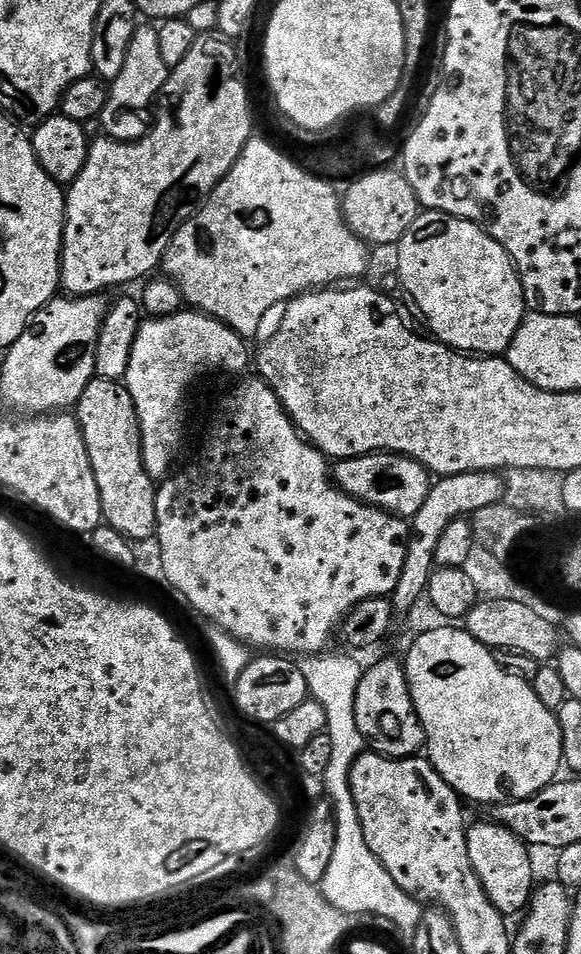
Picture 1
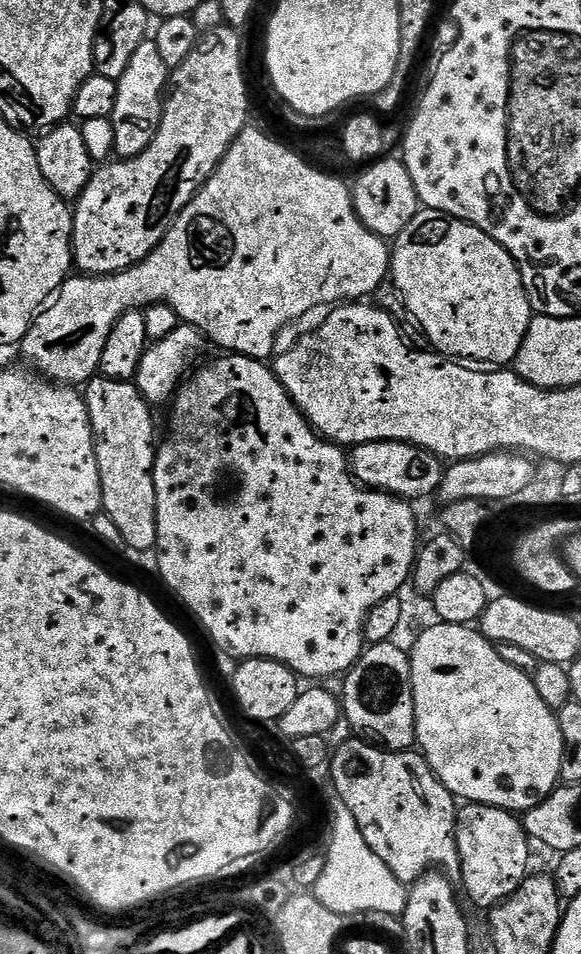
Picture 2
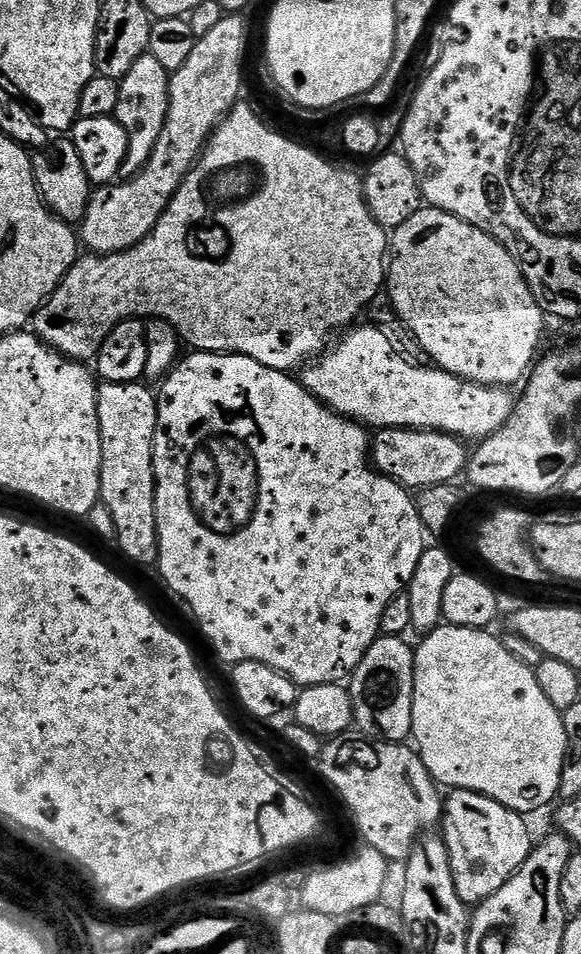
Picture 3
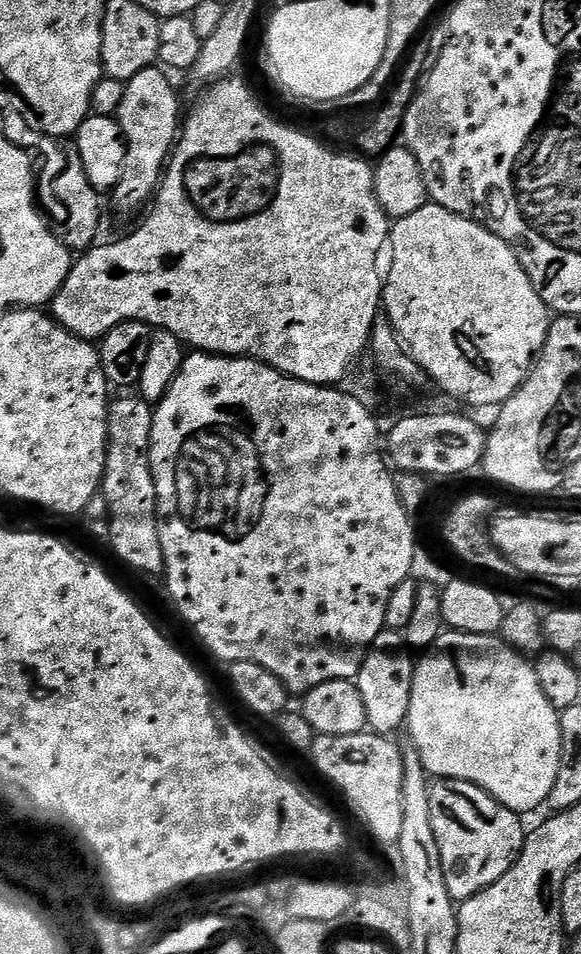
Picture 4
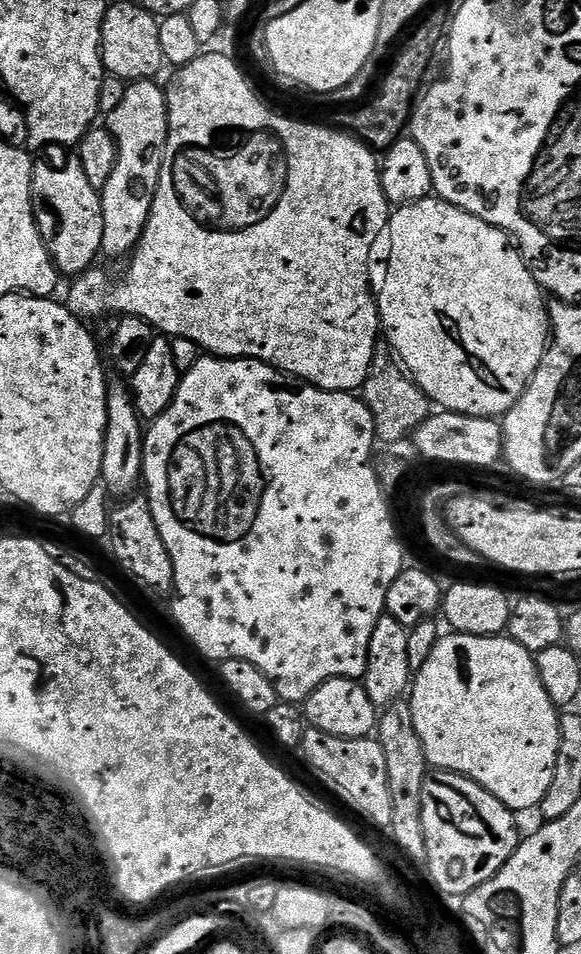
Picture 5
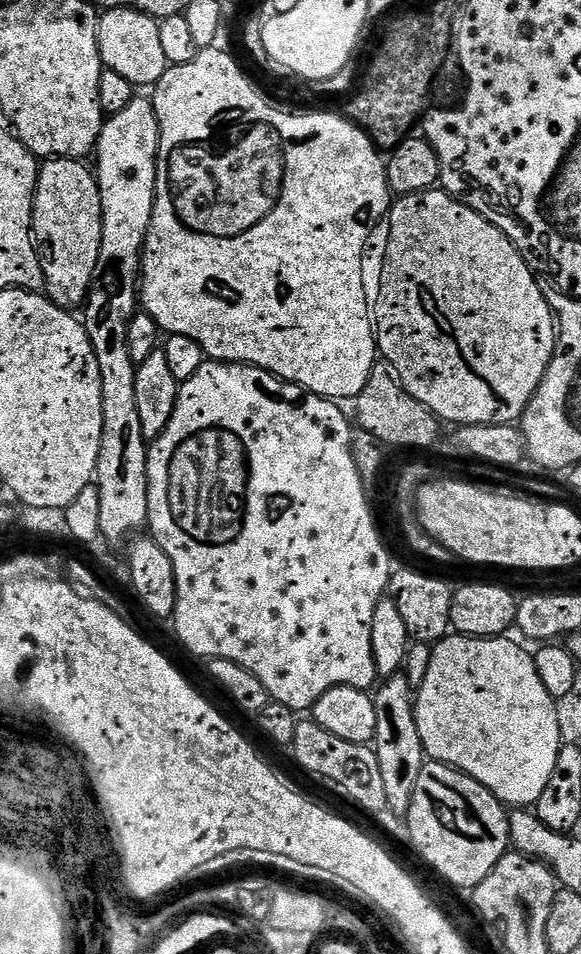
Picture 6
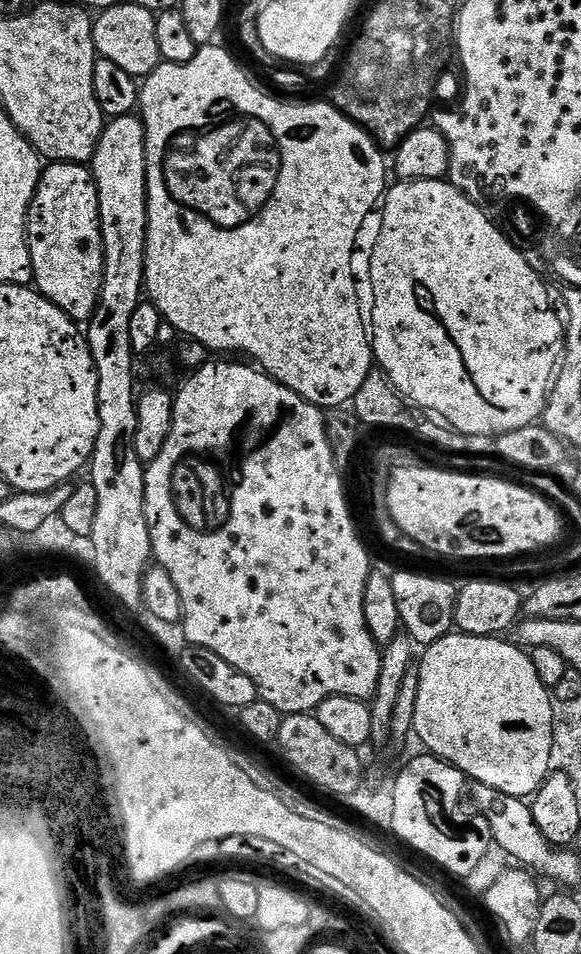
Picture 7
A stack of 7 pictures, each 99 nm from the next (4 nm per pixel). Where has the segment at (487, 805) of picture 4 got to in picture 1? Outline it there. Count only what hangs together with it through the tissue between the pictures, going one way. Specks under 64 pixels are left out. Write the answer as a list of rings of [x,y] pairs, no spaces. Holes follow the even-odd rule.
[[[485,822],[468,828],[468,853],[470,866],[474,866],[478,882],[482,882],[482,890],[486,890],[490,902],[494,902],[494,906],[503,916],[512,918],[515,912],[523,913],[529,907],[534,891],[531,856],[533,853],[529,845],[502,825]]]

